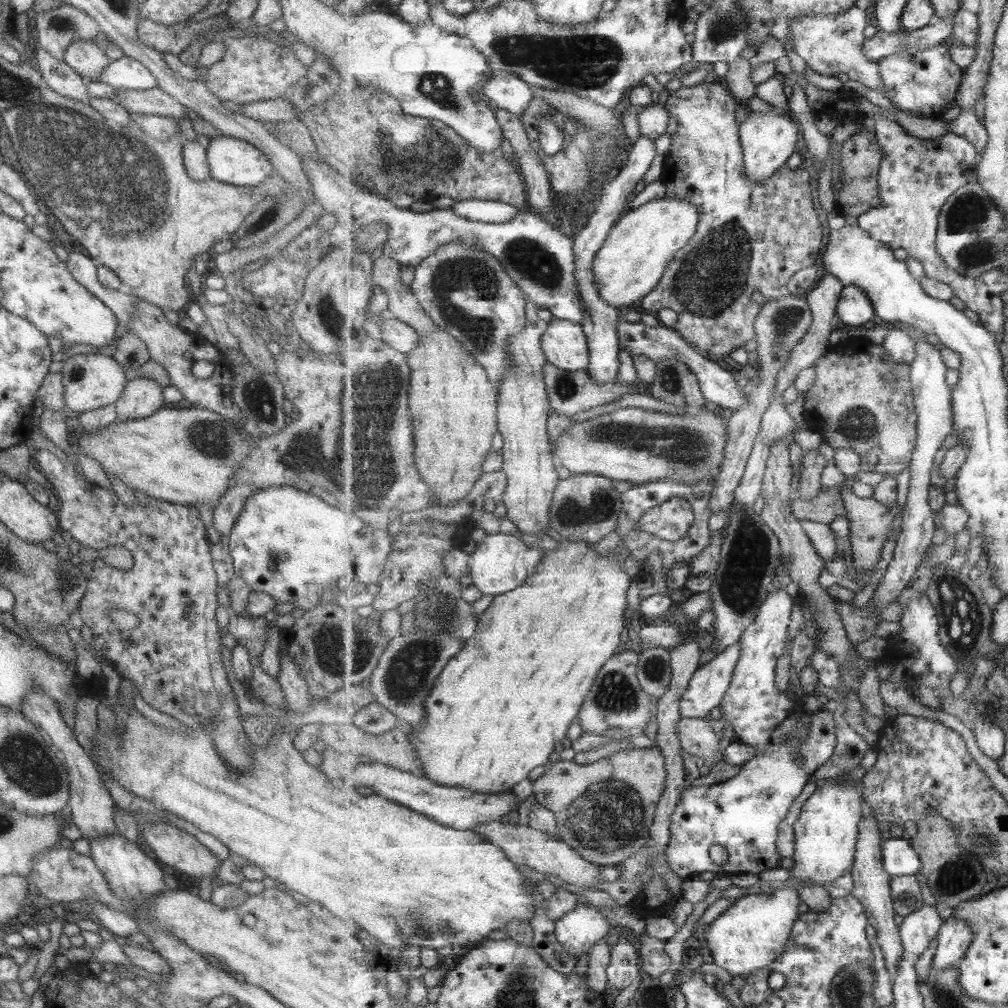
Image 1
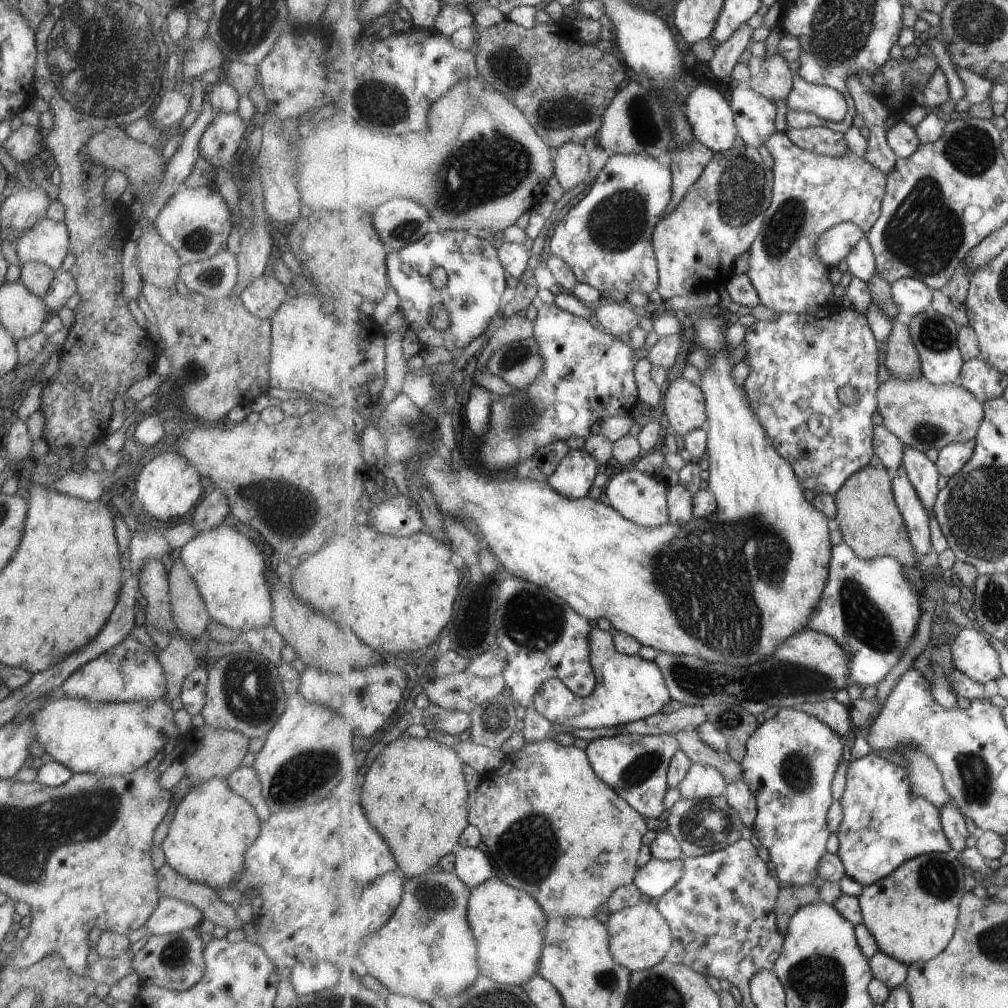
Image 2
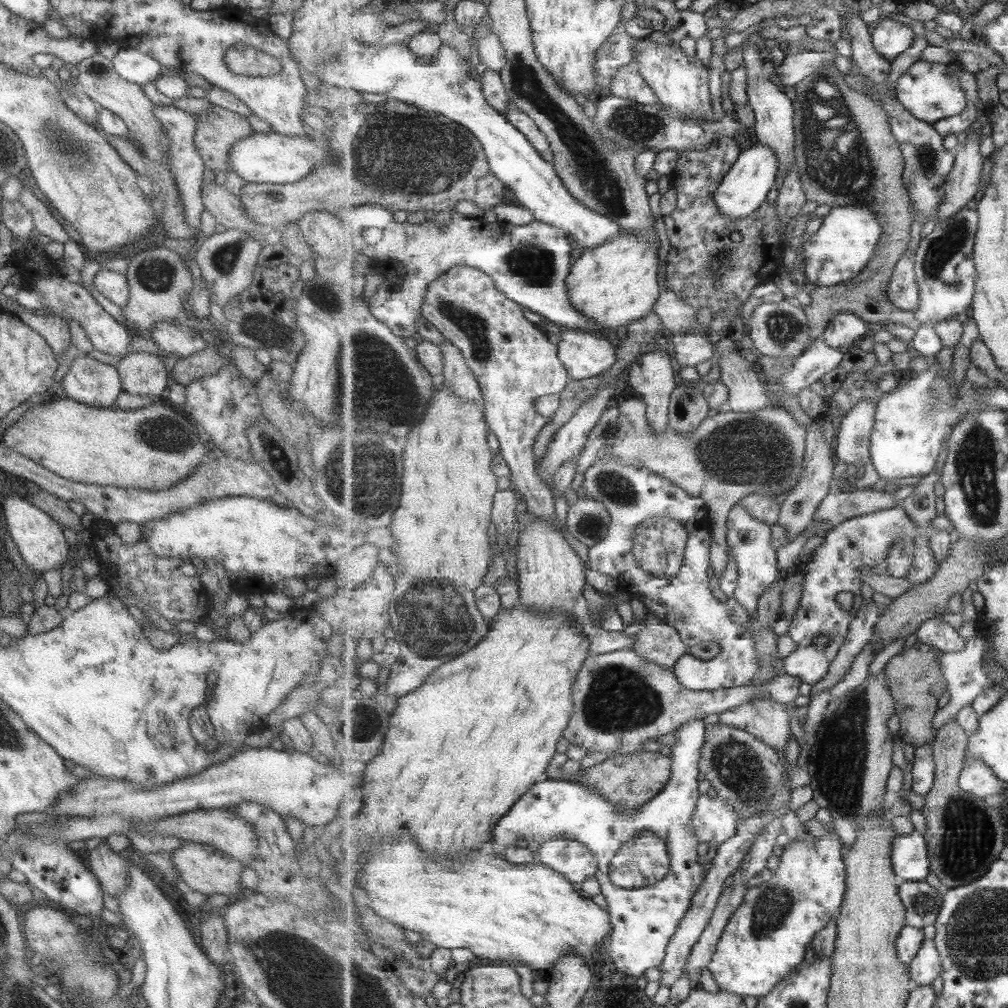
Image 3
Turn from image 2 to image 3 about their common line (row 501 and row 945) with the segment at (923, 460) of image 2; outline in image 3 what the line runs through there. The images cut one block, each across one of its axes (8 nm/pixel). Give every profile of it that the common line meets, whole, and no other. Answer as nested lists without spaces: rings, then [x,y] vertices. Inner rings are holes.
[[[925,938],[923,947],[913,958],[909,968],[910,977],[919,987],[921,985],[932,985],[933,980],[942,975],[942,956],[934,938]]]

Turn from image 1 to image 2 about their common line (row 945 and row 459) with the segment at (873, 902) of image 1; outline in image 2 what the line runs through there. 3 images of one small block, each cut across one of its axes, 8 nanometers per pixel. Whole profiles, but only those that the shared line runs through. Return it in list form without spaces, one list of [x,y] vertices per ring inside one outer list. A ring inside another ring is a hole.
[[[884,424],[876,428],[875,455],[890,472],[904,464],[905,445]]]

